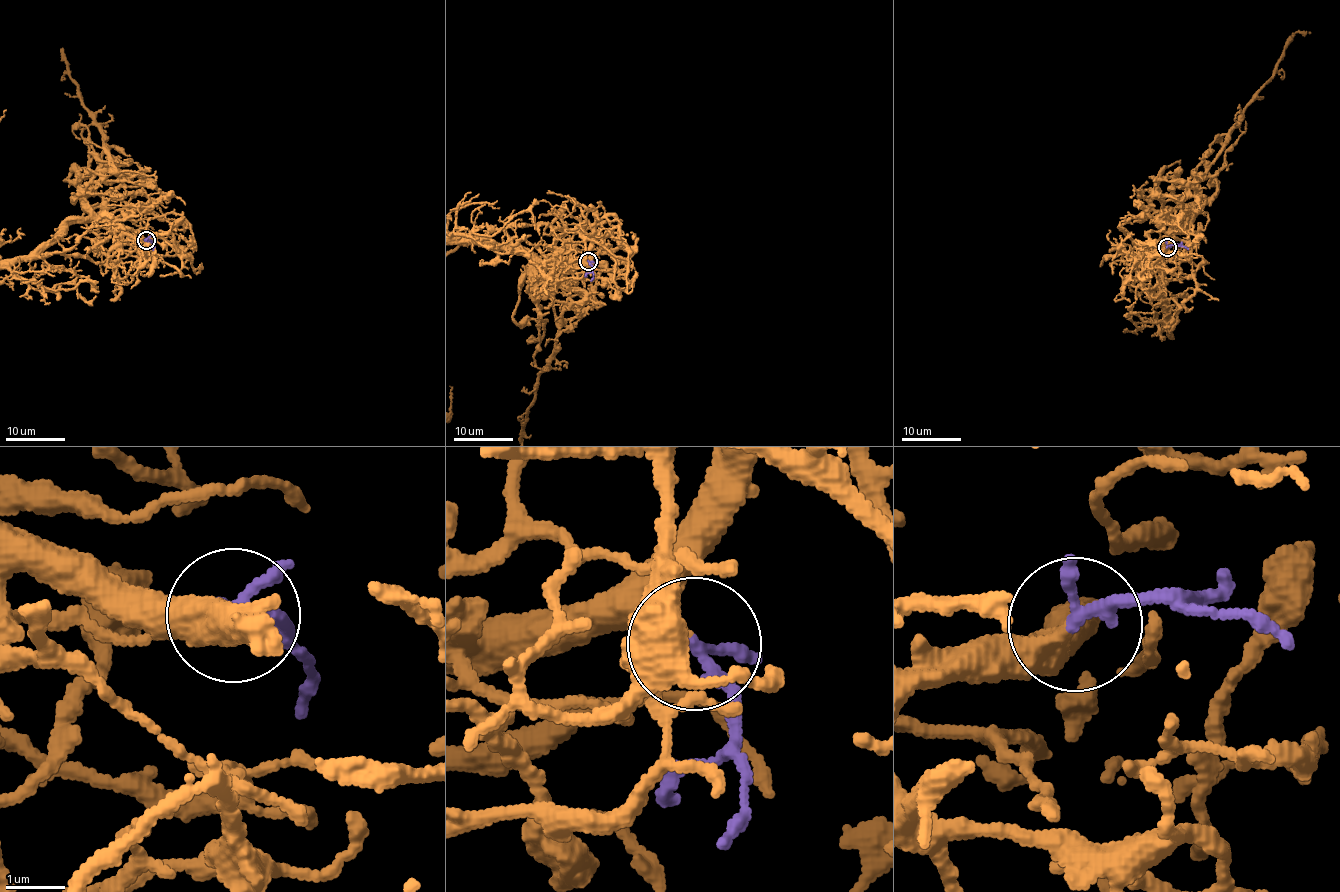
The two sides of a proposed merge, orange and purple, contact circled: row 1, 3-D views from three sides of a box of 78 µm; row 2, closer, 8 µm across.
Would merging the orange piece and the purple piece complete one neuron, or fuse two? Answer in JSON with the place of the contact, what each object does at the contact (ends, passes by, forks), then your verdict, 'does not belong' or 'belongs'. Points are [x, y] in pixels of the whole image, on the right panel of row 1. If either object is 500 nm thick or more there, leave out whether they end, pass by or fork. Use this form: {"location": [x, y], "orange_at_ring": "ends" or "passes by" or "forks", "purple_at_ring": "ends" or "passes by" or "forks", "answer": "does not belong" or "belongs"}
{"location": [1167, 247], "orange_at_ring": "ends", "purple_at_ring": "ends", "answer": "belongs"}

